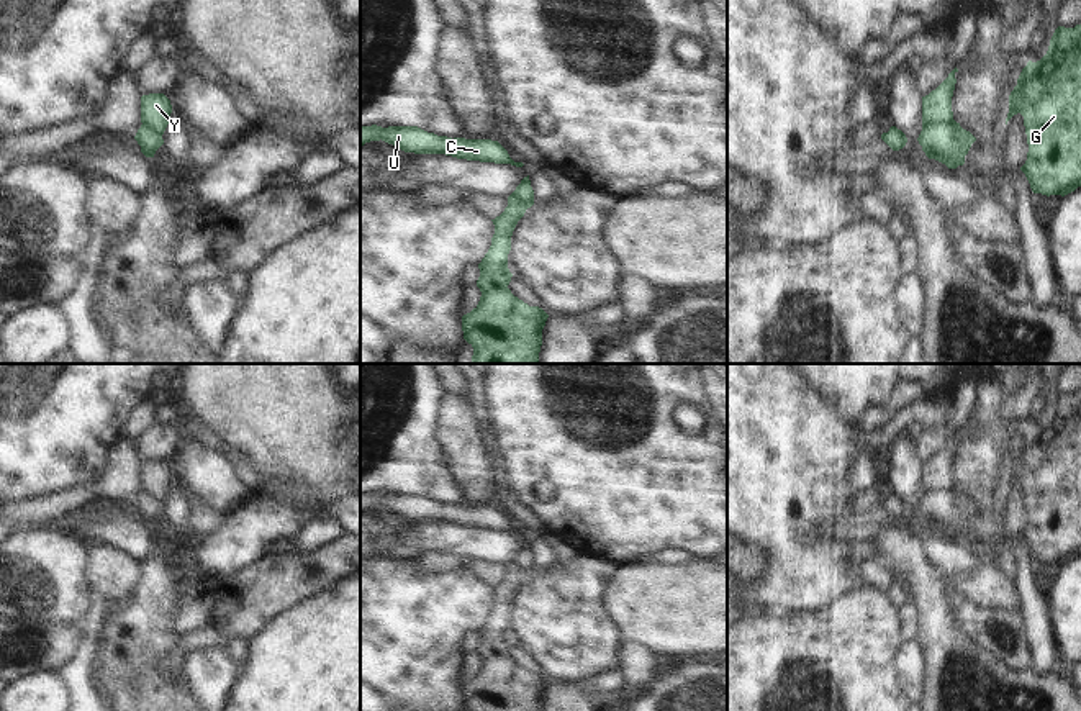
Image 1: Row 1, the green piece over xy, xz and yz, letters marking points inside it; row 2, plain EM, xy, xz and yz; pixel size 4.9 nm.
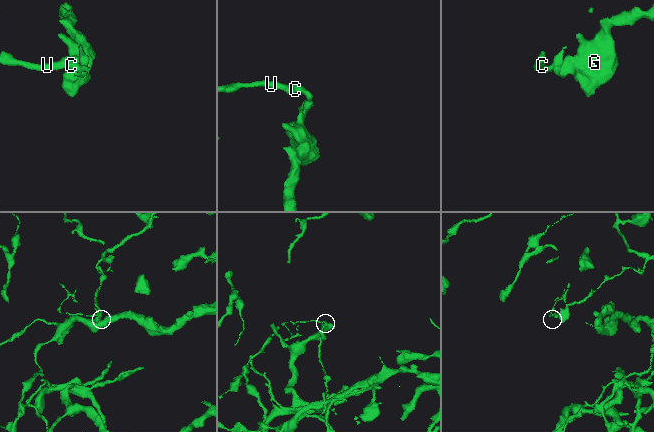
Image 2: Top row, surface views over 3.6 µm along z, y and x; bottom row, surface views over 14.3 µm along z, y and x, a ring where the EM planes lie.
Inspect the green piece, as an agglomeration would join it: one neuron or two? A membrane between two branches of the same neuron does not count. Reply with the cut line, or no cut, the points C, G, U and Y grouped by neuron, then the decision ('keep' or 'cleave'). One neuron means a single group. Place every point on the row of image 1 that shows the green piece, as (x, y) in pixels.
cut in yz along (954, 120), (944, 125), (929, 125), (922, 130); C U Y / G; cleave

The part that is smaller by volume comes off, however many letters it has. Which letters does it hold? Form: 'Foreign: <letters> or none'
Foreign: C, U, Y

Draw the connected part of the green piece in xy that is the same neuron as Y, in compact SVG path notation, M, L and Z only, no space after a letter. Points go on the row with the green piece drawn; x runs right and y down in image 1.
M149 93L141 97L141 123L154 134L164 134L170 113L172 105L164 93Z

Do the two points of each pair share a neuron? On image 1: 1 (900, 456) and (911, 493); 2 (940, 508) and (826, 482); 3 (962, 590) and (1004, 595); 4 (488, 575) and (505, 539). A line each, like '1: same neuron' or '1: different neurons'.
1: same neuron
2: different neurons
3: same neuron
4: different neurons

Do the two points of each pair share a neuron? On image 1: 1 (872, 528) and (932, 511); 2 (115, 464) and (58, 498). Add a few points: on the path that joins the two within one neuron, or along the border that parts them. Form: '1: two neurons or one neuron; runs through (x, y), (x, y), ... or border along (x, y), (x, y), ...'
1: one neuron; runs through (886, 523), (901, 523), (918, 513)
2: one neuron; runs through (105, 479), (92, 492), (72, 498)

